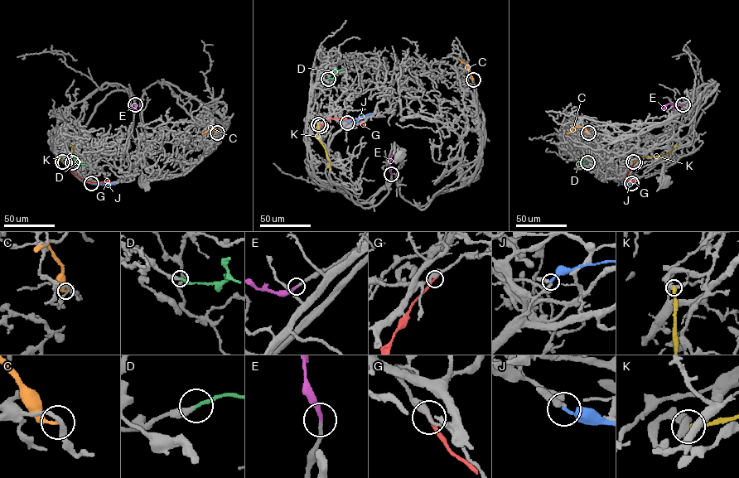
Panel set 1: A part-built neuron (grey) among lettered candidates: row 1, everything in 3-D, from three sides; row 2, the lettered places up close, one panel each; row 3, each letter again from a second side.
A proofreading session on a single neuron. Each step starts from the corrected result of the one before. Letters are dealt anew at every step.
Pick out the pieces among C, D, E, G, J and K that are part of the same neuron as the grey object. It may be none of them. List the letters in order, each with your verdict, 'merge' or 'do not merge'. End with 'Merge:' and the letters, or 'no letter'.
C: do not merge
D: merge
E: merge
G: do not merge
J: do not merge
K: do not merge
Merge: D, E

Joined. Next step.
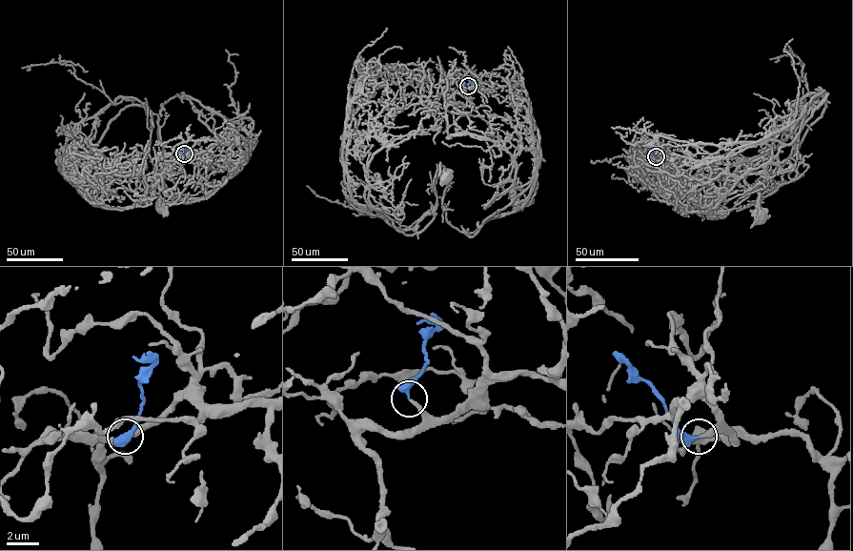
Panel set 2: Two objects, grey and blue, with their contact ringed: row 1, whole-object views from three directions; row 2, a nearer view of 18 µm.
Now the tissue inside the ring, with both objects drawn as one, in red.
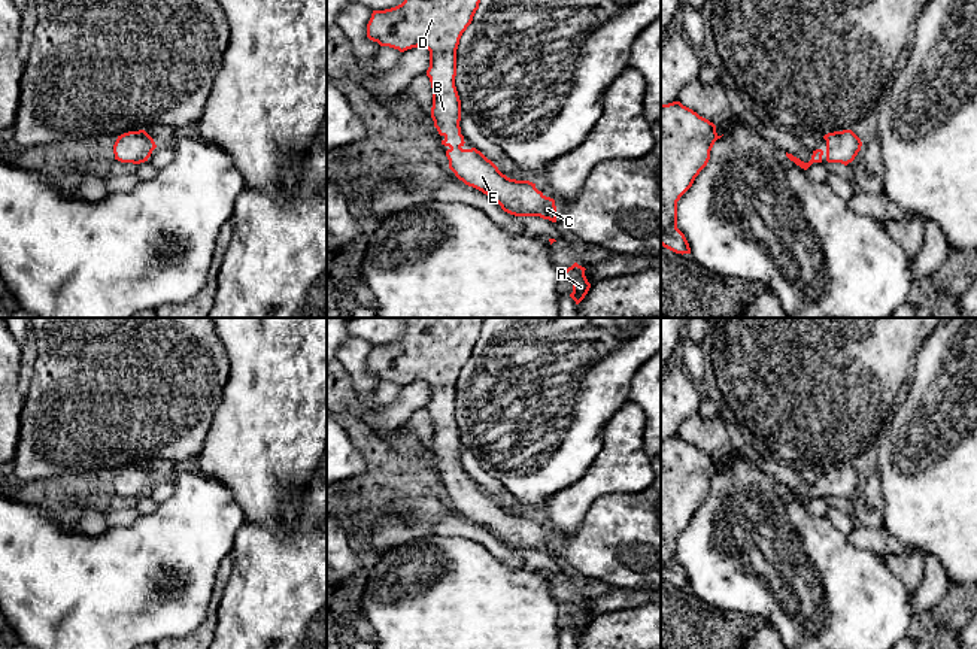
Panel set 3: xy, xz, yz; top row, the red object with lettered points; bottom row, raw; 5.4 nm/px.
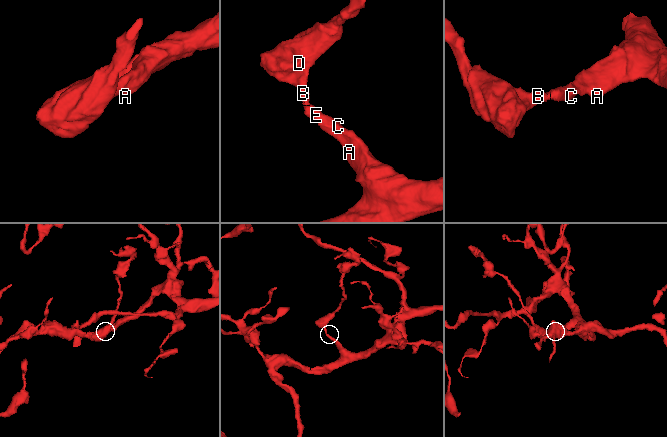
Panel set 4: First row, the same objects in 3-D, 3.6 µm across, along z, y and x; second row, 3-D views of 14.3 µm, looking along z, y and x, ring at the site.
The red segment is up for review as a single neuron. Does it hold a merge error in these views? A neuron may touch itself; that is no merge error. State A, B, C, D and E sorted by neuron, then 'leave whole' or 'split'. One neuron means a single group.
A B C D E; leave whole

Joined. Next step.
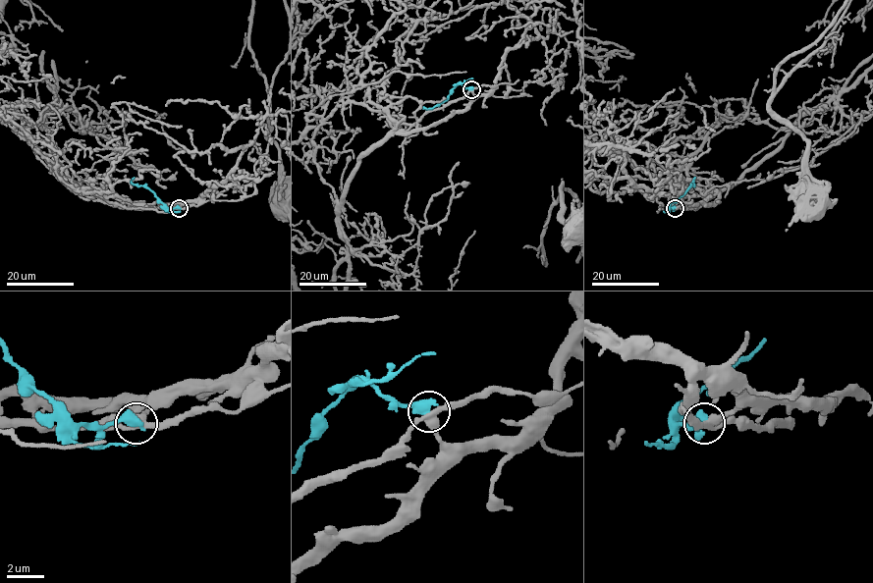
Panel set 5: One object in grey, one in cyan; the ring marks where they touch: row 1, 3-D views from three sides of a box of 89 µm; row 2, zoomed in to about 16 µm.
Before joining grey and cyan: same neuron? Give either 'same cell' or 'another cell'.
same cell

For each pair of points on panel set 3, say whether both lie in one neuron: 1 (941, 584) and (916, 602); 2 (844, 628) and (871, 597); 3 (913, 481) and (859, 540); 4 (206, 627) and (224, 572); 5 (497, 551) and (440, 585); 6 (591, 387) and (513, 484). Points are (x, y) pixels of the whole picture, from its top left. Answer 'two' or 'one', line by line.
1: one
2: one
3: two
4: one
5: two
6: one

